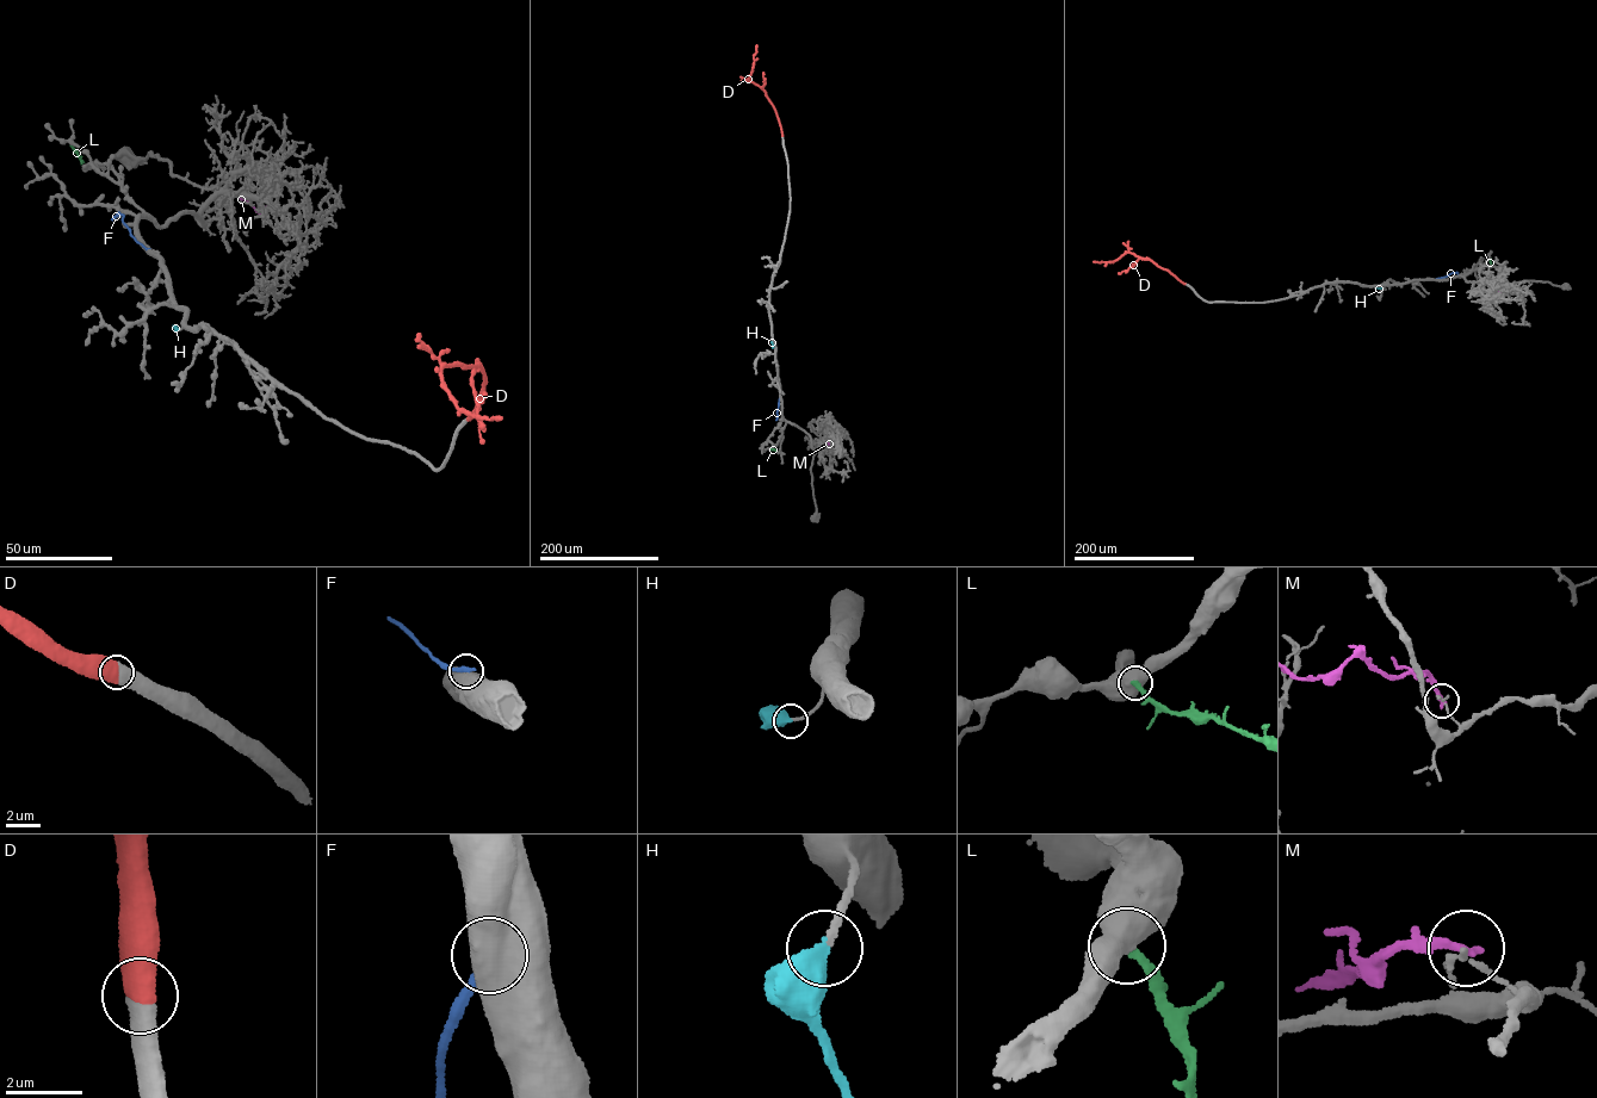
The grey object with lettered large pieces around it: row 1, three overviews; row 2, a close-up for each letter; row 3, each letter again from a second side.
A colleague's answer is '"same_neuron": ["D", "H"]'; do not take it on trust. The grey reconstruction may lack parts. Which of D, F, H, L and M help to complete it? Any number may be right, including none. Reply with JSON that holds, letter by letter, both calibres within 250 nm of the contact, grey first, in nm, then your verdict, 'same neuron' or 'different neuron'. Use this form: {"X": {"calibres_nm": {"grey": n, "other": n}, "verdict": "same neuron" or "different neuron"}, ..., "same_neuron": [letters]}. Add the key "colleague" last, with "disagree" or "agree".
{"D": {"calibres_nm": {"grey": 650, "other": 700}, "verdict": "same neuron"}, "F": {"calibres_nm": {"grey": 750, "other": 320}, "verdict": "different neuron"}, "H": {"calibres_nm": {"grey": 170, "other": 550}, "verdict": "same neuron"}, "L": {"calibres_nm": {"grey": 700, "other": 260}, "verdict": "different neuron"}, "M": {"calibres_nm": {"grey": 180, "other": 240}, "verdict": "different neuron"}, "same_neuron": ["D", "H"], "colleague": "agree"}

